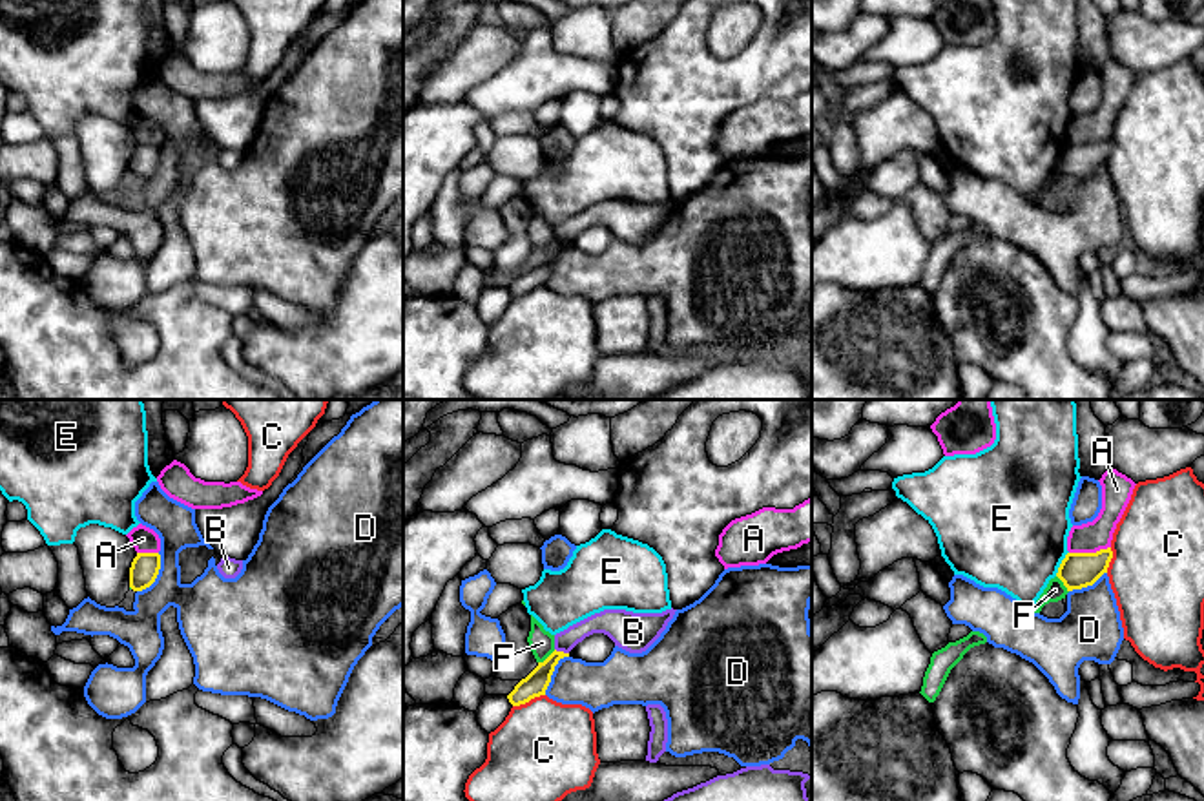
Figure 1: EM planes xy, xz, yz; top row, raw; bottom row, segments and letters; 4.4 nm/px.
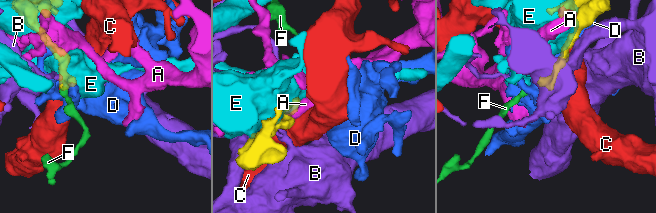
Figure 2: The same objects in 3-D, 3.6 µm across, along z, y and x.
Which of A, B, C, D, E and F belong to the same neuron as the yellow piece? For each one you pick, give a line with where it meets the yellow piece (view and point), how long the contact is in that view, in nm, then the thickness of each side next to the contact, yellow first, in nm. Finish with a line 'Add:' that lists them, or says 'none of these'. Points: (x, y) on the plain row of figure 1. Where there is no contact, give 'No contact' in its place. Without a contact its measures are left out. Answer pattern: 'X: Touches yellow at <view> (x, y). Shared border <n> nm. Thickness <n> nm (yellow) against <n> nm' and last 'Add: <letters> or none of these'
Add: none of these

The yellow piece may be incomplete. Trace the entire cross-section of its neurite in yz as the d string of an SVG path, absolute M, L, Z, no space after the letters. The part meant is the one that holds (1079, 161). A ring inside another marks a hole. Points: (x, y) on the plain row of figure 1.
M1111 139L1096 144L1067 144L1056 168L1064 173L1067 182L1082 181L1093 177L1104 164L1107 164L1111 150Z

